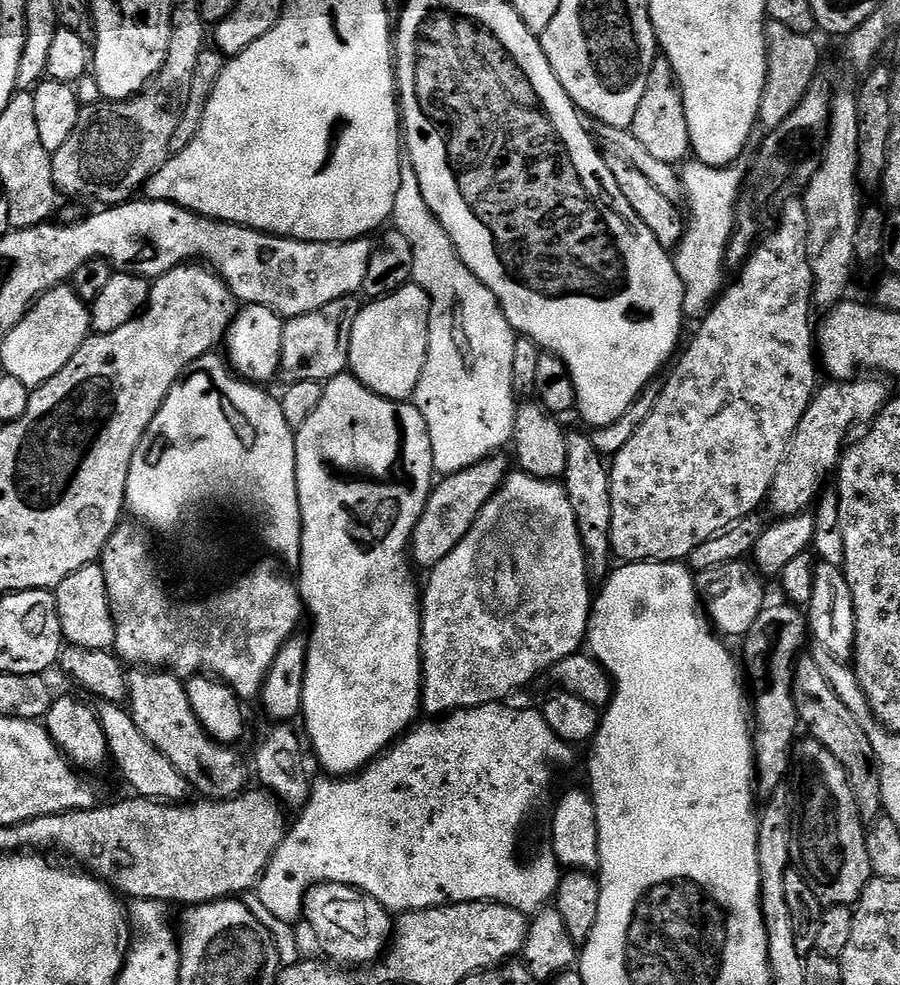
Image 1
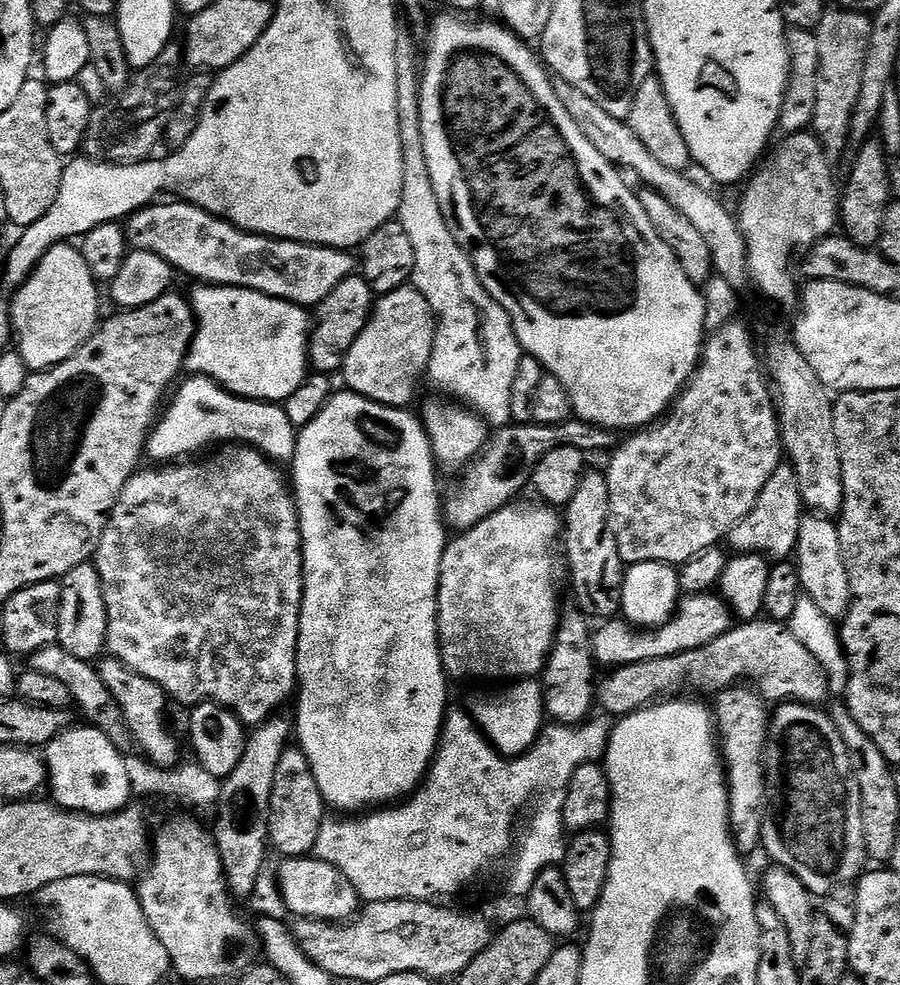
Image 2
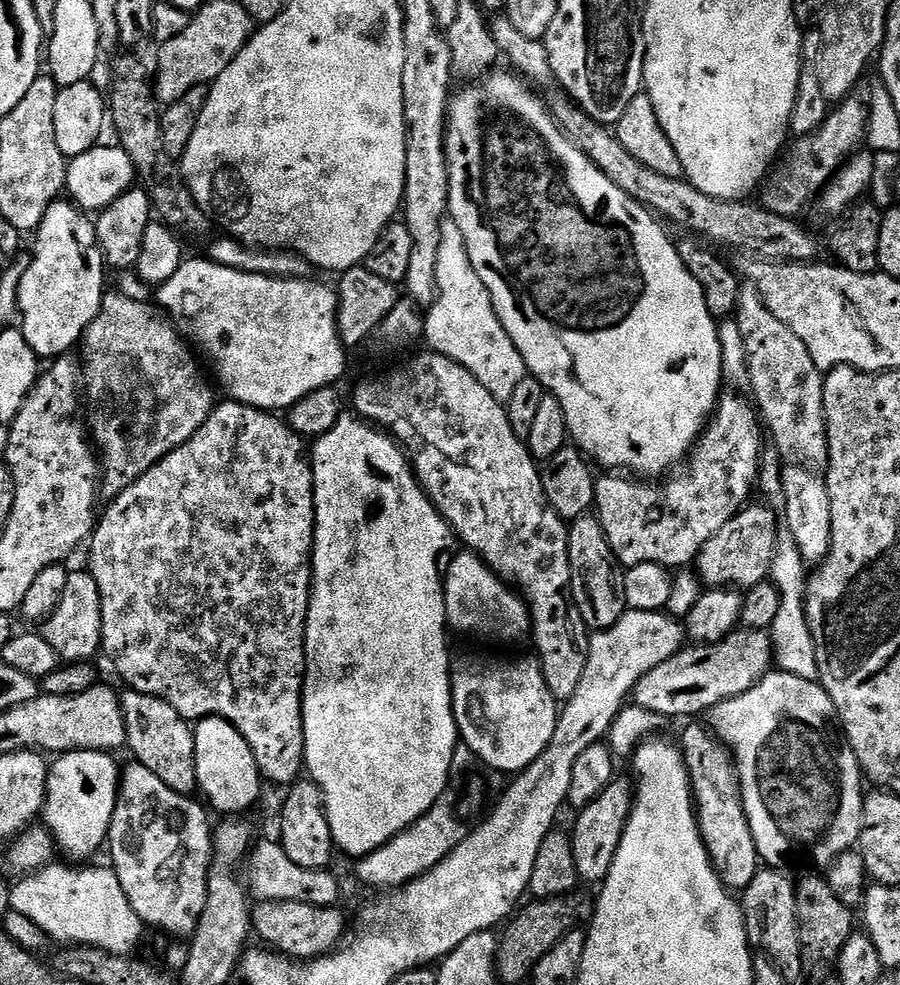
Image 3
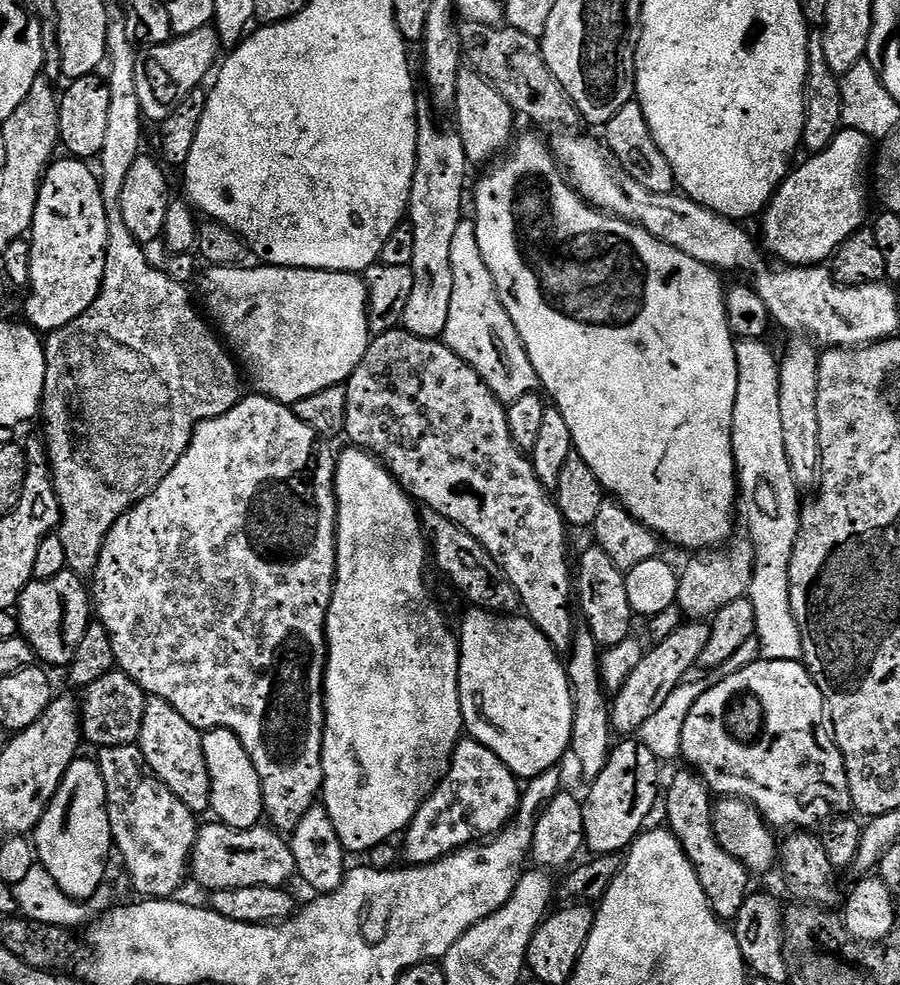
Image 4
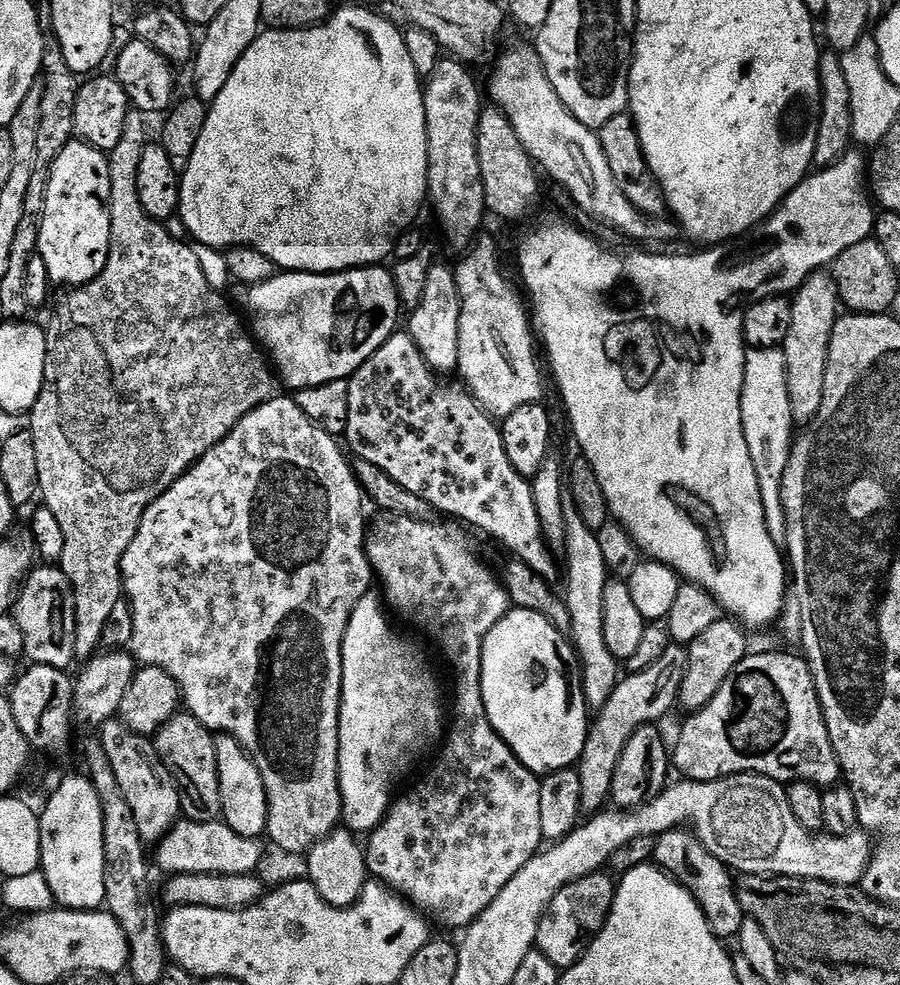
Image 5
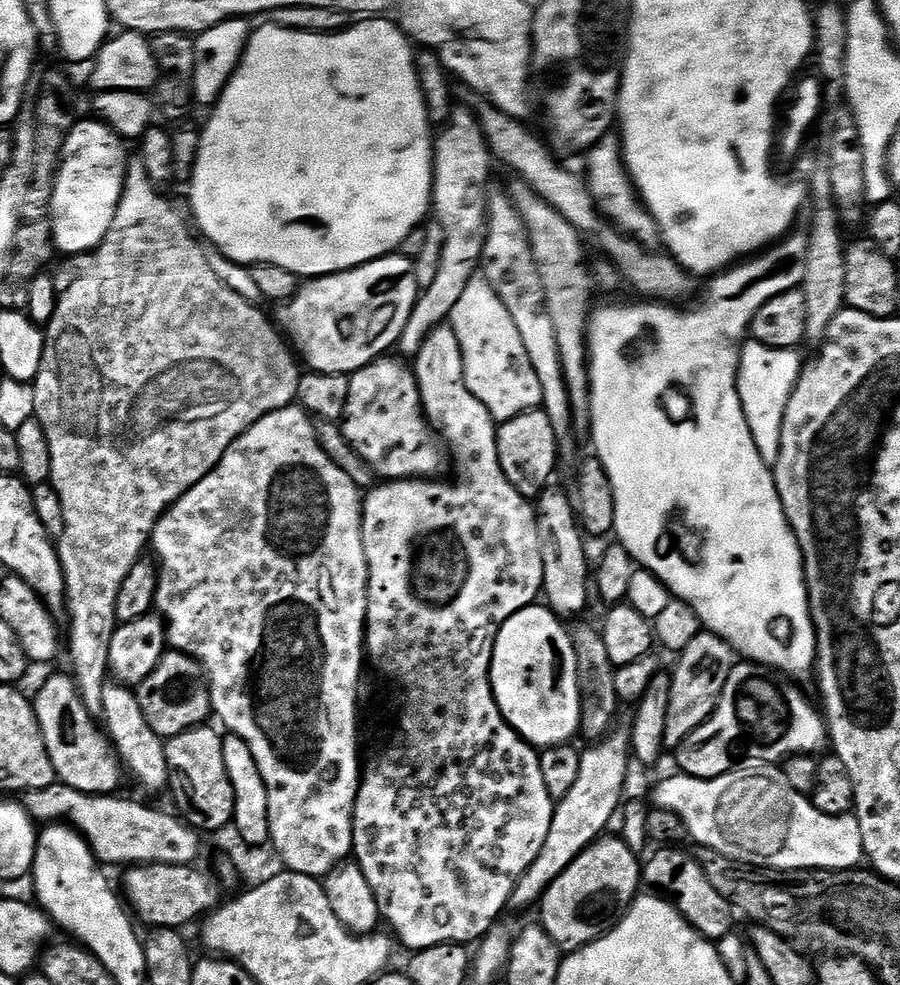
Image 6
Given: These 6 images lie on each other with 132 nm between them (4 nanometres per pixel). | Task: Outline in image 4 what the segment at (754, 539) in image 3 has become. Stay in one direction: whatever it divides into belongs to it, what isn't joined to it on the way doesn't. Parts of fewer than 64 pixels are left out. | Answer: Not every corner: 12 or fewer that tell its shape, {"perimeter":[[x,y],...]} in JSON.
{"perimeter":[[747,538],[701,551],[679,573],[675,607],[708,622],[748,595]]}

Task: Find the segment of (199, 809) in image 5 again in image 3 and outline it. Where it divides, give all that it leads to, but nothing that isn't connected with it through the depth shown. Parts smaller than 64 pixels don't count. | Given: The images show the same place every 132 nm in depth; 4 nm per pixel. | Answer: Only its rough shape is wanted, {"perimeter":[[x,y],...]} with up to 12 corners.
{"perimeter":[[125,691],[127,751],[170,790],[197,791],[194,728]]}

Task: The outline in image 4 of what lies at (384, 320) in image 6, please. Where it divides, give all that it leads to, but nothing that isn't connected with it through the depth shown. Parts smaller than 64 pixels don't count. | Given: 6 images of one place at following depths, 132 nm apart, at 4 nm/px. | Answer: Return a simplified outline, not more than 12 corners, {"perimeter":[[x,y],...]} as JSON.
{"perimeter":[[213,266],[209,317],[257,393],[344,384],[370,343],[354,272]]}

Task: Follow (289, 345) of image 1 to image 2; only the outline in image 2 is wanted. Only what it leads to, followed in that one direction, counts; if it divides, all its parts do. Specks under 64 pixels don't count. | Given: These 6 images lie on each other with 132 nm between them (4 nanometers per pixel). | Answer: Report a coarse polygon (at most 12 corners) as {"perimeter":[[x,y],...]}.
{"perimeter":[[359,274],[315,309],[308,358],[317,373],[343,369],[373,307]]}

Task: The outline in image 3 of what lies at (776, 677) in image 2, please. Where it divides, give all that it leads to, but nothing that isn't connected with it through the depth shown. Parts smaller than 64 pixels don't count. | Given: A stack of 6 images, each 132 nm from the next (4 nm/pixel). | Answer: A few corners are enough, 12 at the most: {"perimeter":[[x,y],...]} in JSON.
{"perimeter":[[737,630],[654,666],[634,702],[707,714],[774,668],[771,635]]}

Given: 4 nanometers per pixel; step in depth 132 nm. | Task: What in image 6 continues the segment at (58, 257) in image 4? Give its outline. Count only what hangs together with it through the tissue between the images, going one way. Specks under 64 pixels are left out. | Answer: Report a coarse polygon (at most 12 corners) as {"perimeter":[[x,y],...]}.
{"perimeter":[[101,120],[66,138],[52,242],[75,258],[106,238],[129,145]]}

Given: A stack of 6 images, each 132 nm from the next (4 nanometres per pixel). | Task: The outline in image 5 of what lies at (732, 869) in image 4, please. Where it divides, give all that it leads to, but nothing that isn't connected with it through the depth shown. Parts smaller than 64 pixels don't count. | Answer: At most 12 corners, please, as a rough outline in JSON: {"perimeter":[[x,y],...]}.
{"perimeter":[[691,830],[655,837],[656,867],[735,941],[745,914],[736,880]]}

